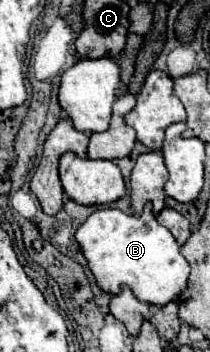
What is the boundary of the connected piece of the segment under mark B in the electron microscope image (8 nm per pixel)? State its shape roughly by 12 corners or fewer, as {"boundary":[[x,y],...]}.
{"boundary":[[99,208],[75,240],[97,286],[165,306],[191,268],[151,216]]}

